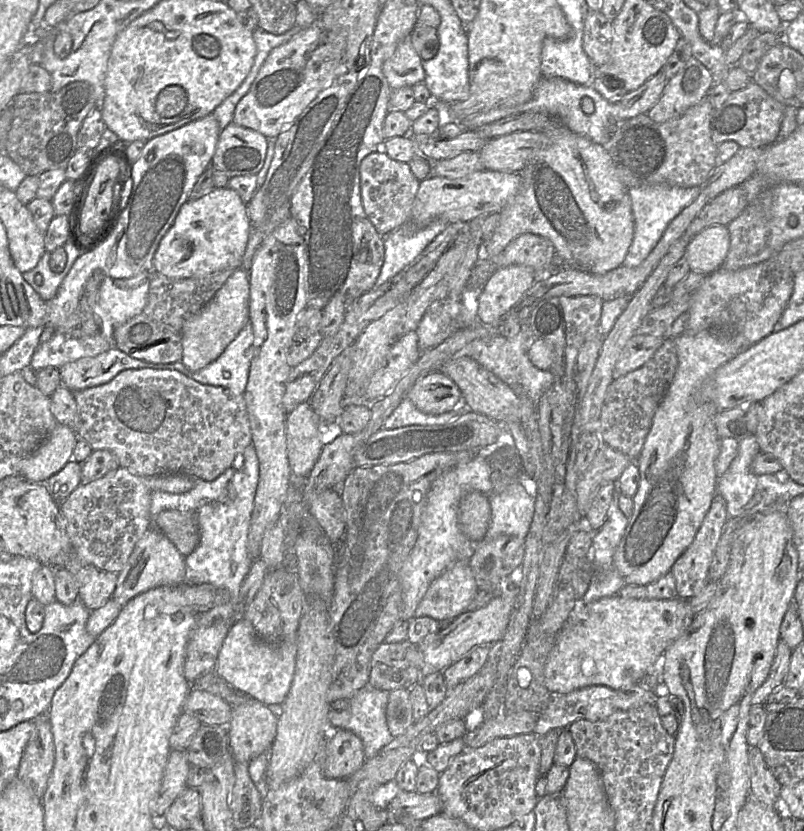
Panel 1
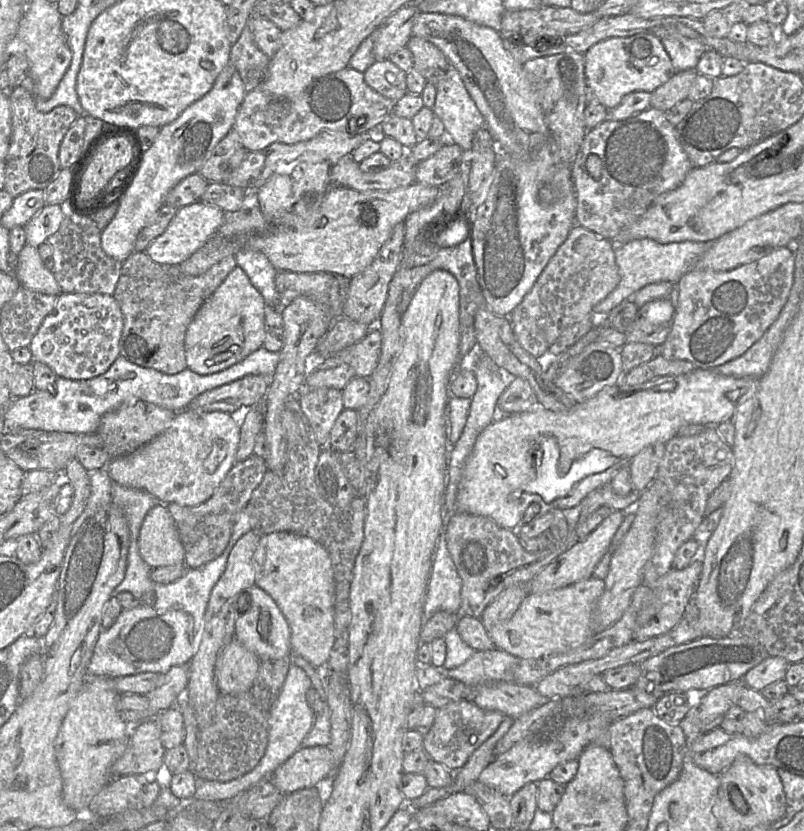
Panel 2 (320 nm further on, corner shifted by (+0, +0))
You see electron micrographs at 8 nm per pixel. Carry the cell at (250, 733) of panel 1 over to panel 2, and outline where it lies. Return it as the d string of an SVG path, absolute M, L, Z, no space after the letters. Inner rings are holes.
M236 639L224 650L217 683L221 693L236 695L249 692L257 676L260 659Z

